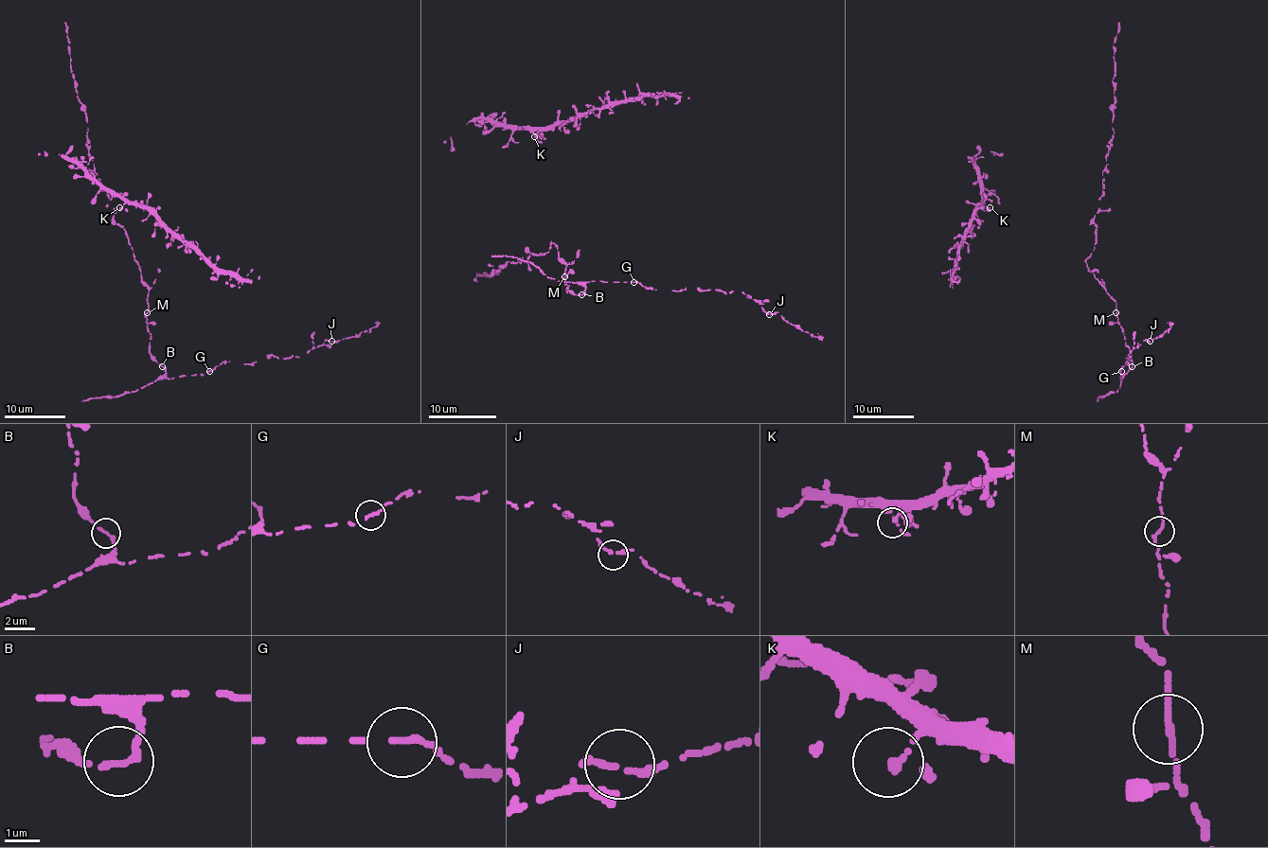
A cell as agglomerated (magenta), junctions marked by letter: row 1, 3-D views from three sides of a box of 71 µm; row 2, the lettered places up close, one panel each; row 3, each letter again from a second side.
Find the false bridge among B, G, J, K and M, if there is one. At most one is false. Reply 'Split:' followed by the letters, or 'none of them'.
Split: none of them

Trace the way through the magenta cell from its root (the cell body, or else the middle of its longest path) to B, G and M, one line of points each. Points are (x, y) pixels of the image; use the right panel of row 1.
B: (1094, 251), (1086, 264), (1116, 302), (1116, 317), (1124, 332), (1132, 366)
G: (1094, 251), (1086, 259), (1087, 269), (1116, 302), (1116, 317), (1132, 360), (1132, 366), (1119, 379), (1121, 371)
M: (1094, 251), (1086, 259), (1087, 269), (1116, 302), (1116, 313)

